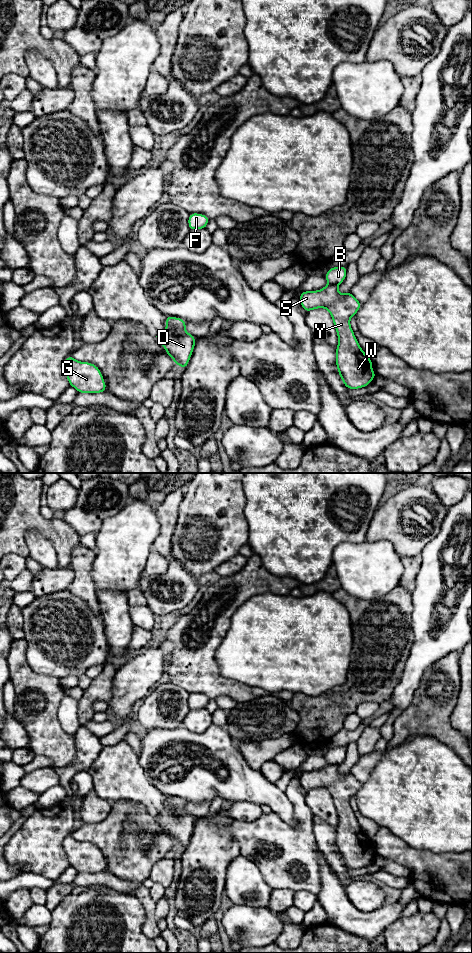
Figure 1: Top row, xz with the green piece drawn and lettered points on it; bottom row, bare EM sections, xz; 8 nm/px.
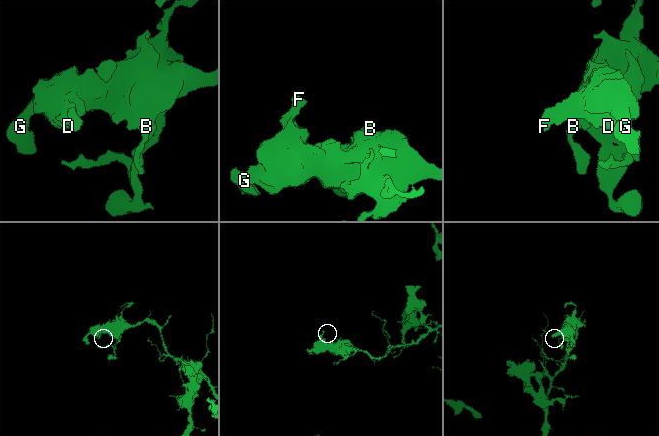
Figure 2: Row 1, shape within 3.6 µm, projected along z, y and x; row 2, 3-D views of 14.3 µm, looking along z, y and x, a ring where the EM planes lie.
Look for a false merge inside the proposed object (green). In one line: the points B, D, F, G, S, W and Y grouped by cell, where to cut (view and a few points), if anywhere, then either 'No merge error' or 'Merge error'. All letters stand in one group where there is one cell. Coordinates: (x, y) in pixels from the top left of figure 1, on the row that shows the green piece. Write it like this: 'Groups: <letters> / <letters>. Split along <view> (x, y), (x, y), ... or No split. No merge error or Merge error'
Groups: B / D F G S W Y. Split along xz (328, 283), (336, 286). Merge error

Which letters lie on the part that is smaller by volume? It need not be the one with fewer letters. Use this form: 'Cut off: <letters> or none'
Cut off: B

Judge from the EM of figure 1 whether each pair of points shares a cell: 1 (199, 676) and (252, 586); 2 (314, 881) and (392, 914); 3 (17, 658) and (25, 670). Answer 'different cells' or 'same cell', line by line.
1: same cell
2: different cells
3: same cell

